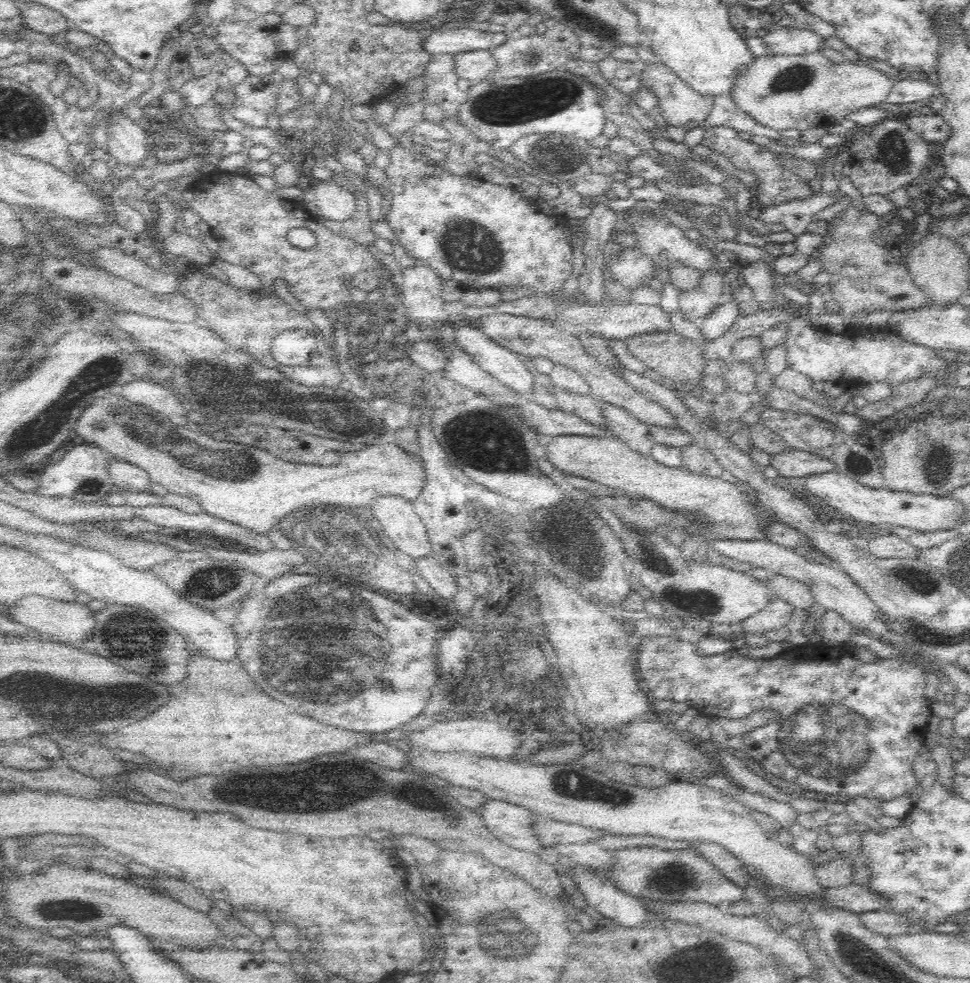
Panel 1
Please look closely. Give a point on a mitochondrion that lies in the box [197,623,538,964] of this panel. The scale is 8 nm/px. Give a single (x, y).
(490, 940)

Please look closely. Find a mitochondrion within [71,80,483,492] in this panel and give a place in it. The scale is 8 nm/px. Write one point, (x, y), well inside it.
(223, 385)

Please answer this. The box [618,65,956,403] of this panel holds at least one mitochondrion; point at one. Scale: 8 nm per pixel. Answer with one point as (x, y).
(892, 156)

